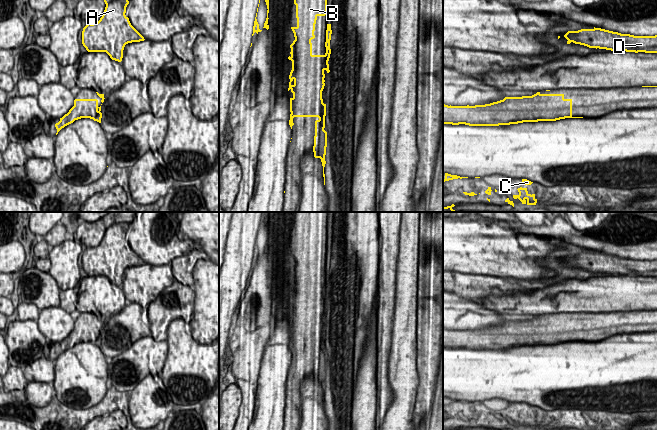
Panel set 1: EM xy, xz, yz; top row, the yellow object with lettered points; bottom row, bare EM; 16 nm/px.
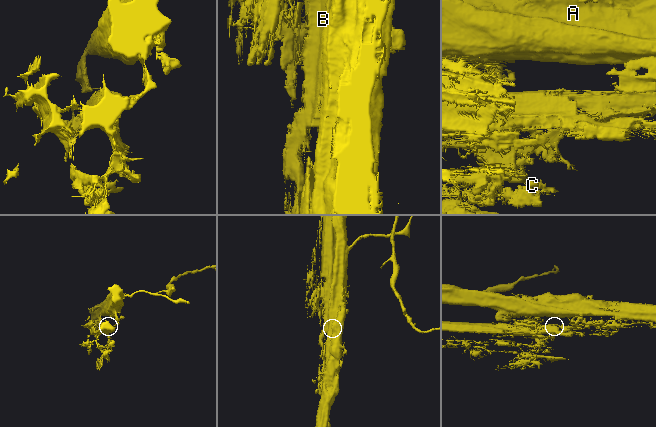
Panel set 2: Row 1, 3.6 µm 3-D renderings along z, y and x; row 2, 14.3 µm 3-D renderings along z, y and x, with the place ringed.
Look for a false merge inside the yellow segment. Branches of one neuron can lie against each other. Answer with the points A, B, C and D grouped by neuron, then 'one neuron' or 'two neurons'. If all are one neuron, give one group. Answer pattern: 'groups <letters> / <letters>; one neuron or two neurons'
groups A D / B C; two neurons

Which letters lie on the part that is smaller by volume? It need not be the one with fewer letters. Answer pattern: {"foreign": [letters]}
{"foreign": ["B", "C"]}

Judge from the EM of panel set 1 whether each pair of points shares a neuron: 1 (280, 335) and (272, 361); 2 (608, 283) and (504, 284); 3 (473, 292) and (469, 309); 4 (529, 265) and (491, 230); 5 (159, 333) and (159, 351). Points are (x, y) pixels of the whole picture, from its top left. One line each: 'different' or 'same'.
1: same
2: different
3: different
4: same
5: different

